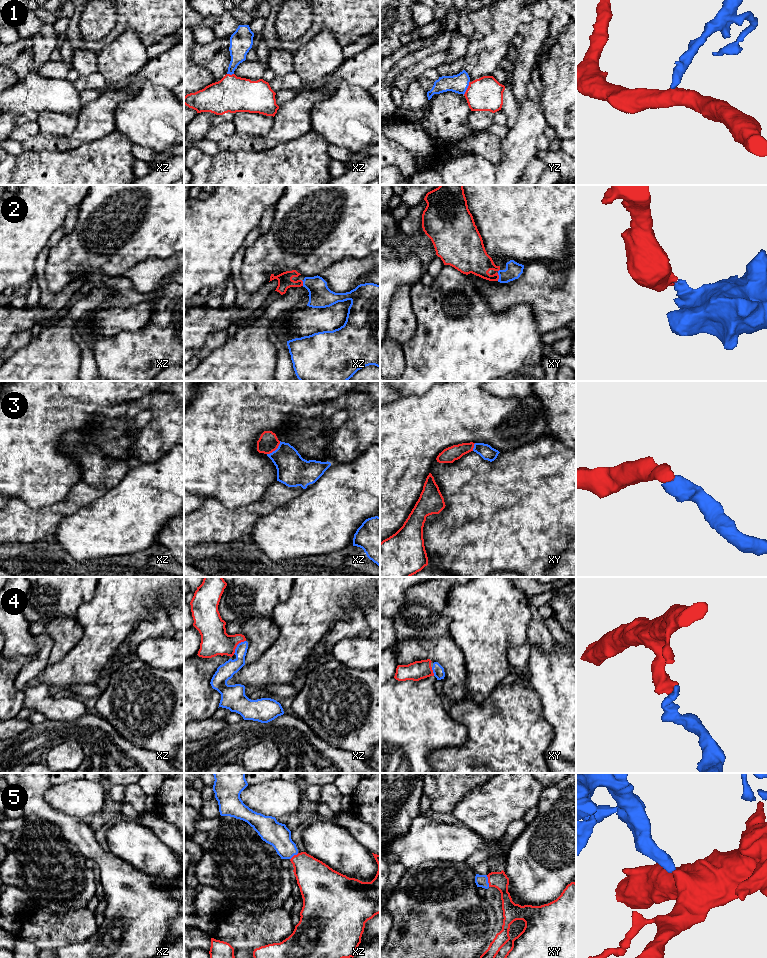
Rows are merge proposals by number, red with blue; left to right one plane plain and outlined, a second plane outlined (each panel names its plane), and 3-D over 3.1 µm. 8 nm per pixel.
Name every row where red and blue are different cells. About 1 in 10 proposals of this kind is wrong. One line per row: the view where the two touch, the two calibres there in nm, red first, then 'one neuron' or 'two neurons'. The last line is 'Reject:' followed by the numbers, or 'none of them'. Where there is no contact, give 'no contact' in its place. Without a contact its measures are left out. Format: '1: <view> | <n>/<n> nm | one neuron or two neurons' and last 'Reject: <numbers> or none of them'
1: yz | 280/150 nm | one neuron
2: xy | 220/130 nm | one neuron
3: xz | 160/260 nm | one neuron
4: xz | 220/130 nm | one neuron
5: xy | 140/100 nm | one neuron
Reject: none of them

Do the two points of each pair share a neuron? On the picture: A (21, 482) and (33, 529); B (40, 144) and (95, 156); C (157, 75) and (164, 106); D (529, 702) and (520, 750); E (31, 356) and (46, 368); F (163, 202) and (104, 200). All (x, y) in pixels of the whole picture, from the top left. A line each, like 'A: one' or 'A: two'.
A: two
B: two
C: two
D: one
E: one
F: one

